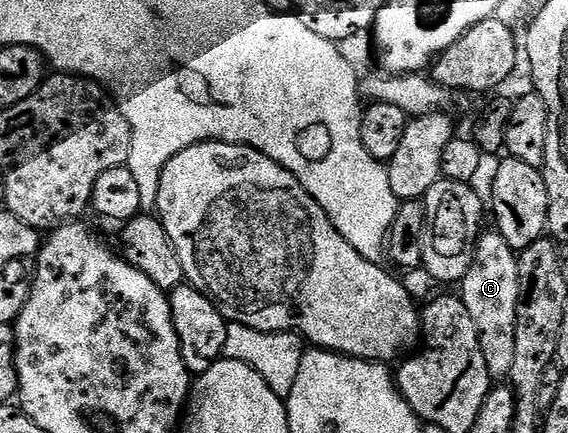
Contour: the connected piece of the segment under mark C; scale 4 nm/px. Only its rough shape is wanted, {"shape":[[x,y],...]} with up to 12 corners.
{"shape":[[476,241],[461,297],[492,379],[513,368],[519,260]]}

